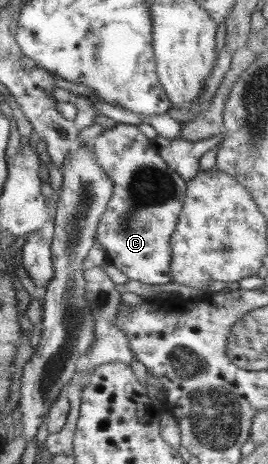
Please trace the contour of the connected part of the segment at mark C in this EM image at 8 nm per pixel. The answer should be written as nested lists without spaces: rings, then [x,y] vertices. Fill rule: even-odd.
[[[115,124],[110,130],[102,131],[102,134],[90,140],[88,146],[91,147],[98,167],[112,182],[110,198],[95,230],[95,242],[102,245],[106,260],[129,280],[151,285],[170,282],[169,241],[182,208],[185,181],[168,169],[160,159],[154,143],[145,138],[135,126]]]

